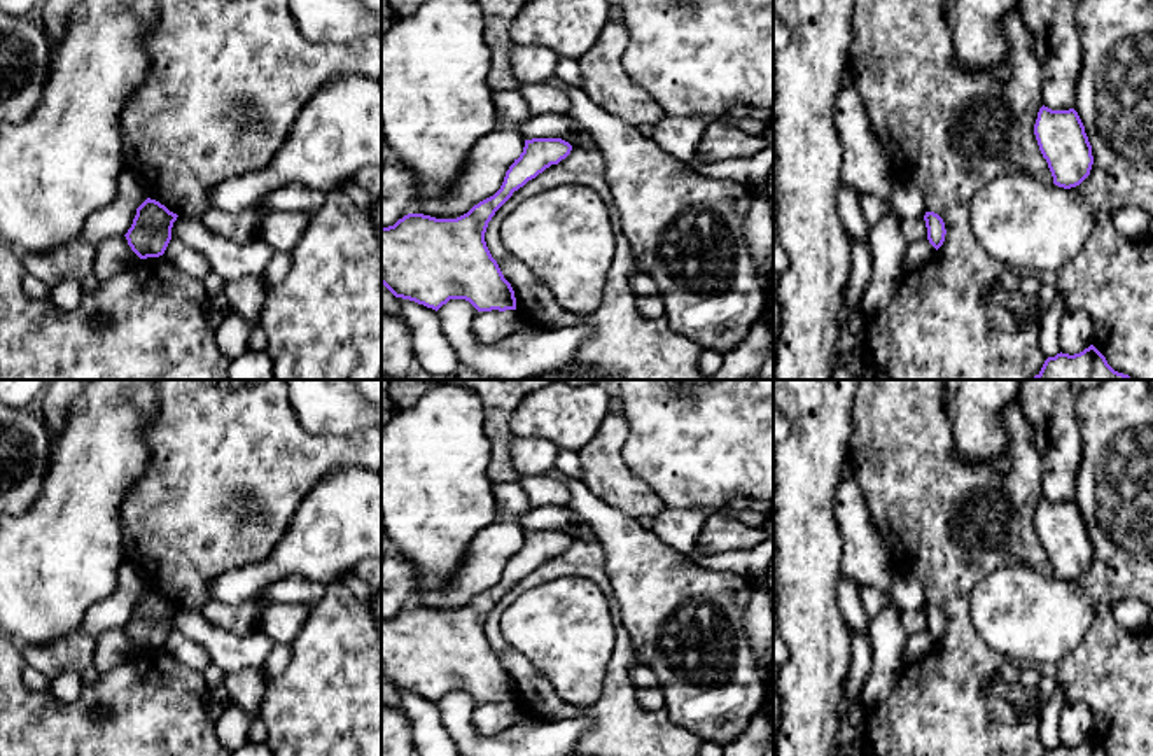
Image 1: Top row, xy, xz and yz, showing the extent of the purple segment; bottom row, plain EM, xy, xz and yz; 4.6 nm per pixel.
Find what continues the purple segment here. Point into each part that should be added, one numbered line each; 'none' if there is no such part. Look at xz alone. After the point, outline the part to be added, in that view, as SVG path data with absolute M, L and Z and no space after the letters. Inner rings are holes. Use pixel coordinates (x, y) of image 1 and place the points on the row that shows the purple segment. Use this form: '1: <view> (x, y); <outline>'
none

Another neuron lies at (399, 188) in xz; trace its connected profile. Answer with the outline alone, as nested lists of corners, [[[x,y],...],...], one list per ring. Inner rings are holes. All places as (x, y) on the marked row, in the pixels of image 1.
[[[395,161],[381,166],[381,228],[394,226],[411,214],[416,203],[416,177]]]

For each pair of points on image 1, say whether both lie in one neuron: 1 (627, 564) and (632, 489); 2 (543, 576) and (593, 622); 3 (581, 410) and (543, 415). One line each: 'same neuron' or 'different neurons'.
1: different neurons
2: different neurons
3: same neuron

